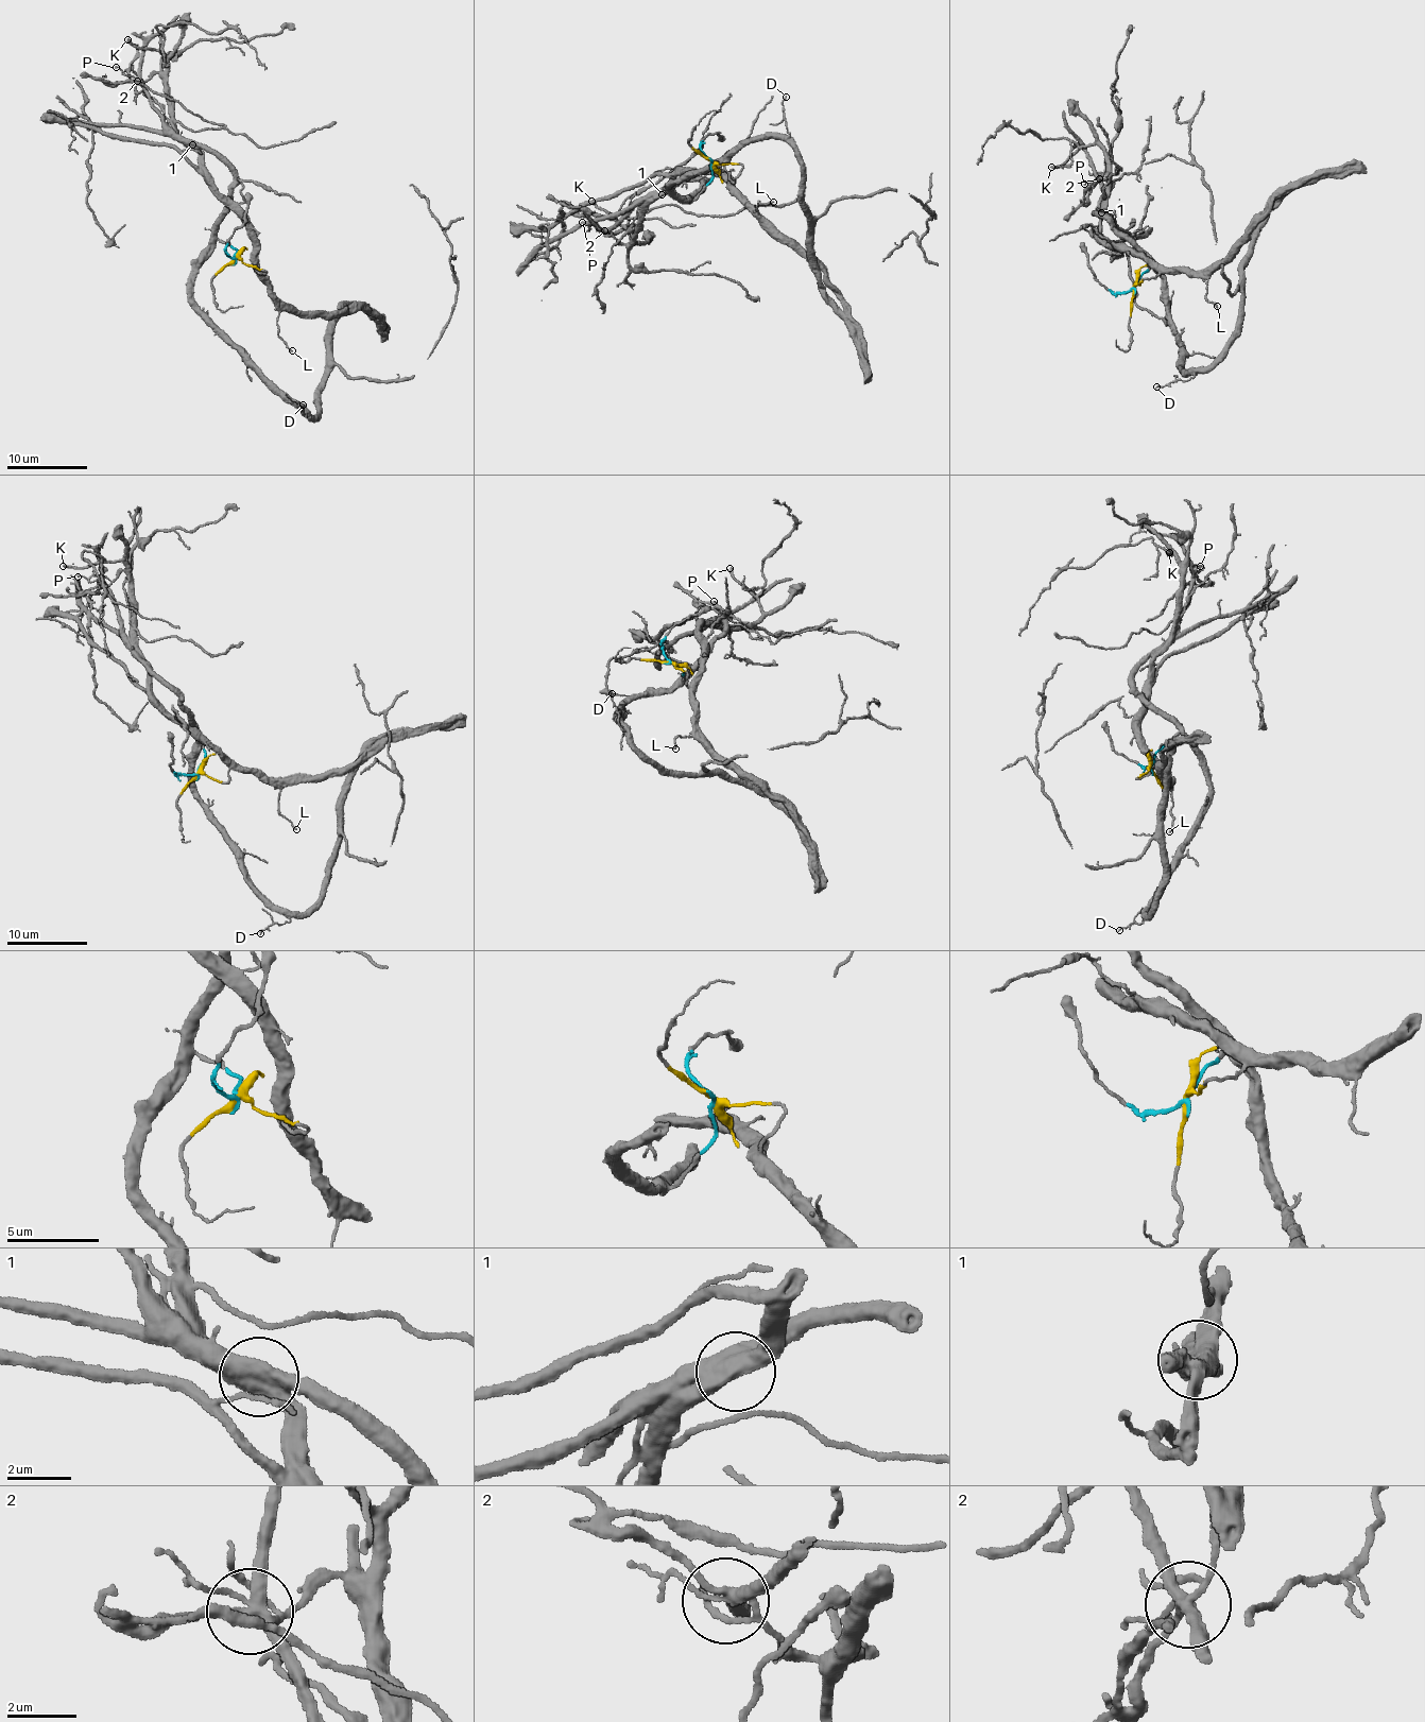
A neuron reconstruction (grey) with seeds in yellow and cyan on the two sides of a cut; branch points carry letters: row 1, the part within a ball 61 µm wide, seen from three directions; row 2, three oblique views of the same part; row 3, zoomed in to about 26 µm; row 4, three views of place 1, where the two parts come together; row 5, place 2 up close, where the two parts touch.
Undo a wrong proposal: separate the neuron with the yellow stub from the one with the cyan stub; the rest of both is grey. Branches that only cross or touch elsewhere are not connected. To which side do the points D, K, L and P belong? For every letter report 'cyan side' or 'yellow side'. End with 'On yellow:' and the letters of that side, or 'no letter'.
D: cyan side
K: yellow side
L: yellow side
P: cyan side
On yellow: K, L

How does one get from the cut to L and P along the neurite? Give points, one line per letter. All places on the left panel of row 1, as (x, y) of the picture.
L: (236, 258), (265, 271), (255, 270), (279, 312), (277, 333), (292, 350)
P: (236, 260), (238, 250), (217, 238), (233, 175), (217, 157), (167, 124), (149, 92), (116, 68)

